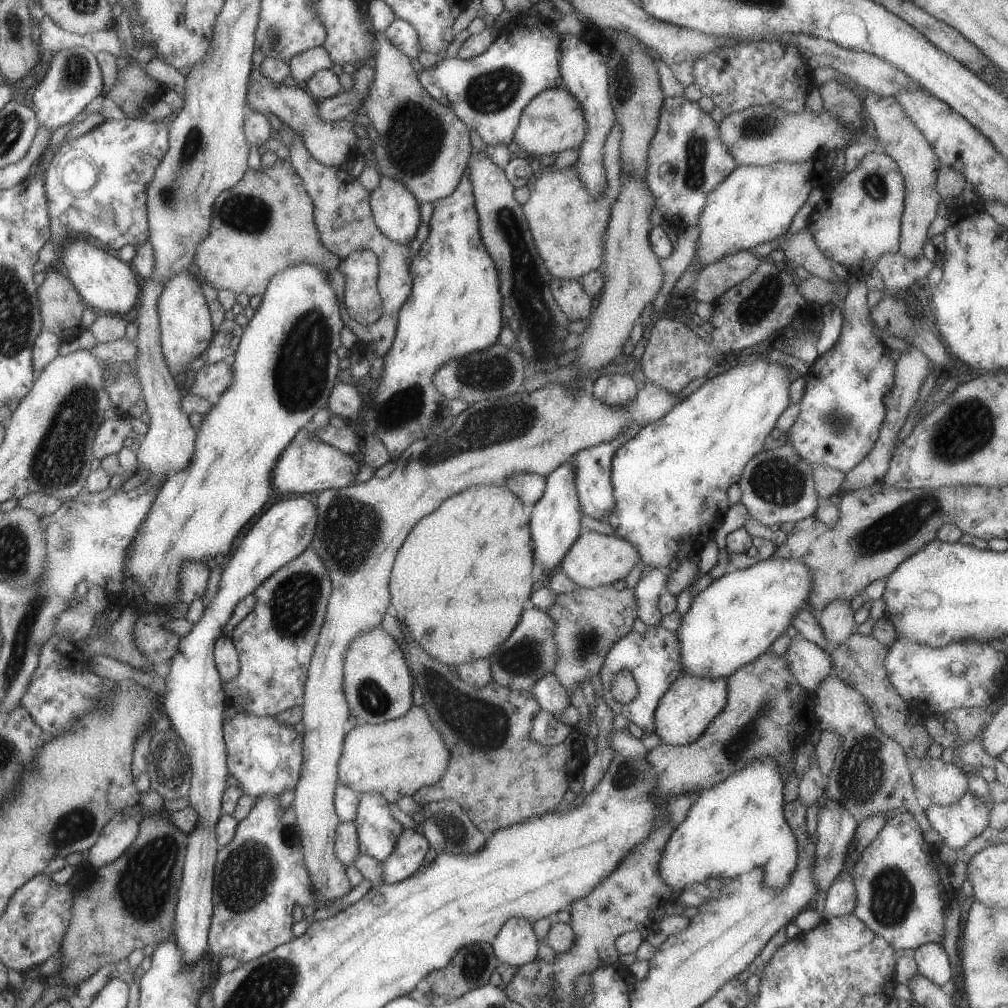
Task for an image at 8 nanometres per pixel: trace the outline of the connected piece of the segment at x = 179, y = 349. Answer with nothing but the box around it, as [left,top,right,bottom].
[158,269,215,379]

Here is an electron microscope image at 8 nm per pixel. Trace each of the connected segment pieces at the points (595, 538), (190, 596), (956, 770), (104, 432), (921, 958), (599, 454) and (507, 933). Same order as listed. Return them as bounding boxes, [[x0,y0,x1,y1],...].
[[558,531,641,589],[179,561,210,603],[911,759,968,806],[93,417,133,460],[910,943,954,987],[570,426,642,520],[491,917,539,967]]

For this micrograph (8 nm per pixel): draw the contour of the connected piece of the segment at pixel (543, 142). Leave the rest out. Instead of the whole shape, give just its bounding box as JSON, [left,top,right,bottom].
[513,87,587,162]

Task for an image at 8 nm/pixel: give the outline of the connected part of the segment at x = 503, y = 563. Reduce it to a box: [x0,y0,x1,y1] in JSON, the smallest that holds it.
[389,485,534,668]

